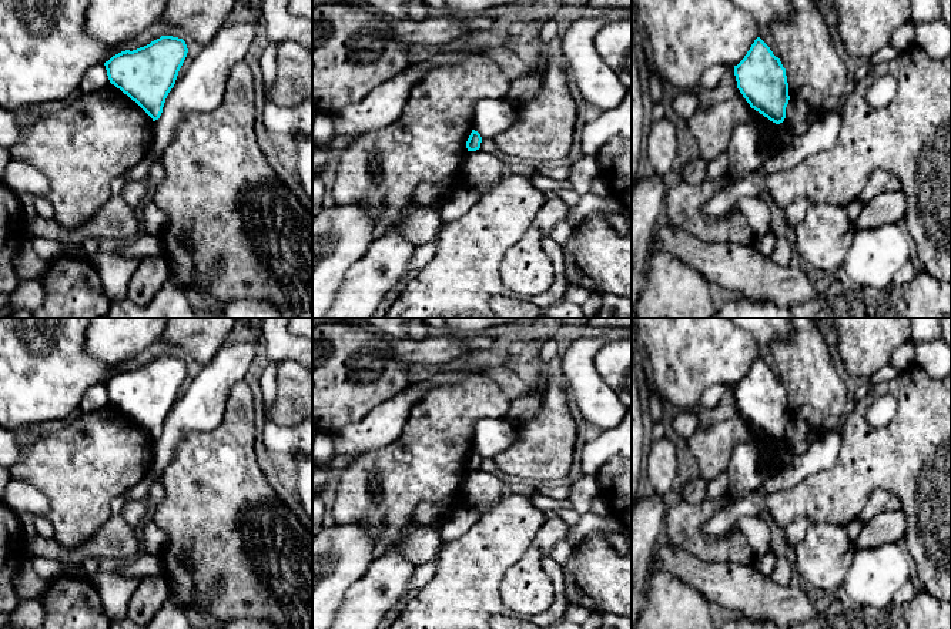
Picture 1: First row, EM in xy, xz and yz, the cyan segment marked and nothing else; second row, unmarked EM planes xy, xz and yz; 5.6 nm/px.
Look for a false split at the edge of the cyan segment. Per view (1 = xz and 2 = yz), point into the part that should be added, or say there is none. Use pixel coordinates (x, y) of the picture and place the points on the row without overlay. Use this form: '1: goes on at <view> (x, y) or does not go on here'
1: does not go on here
2: does not go on here

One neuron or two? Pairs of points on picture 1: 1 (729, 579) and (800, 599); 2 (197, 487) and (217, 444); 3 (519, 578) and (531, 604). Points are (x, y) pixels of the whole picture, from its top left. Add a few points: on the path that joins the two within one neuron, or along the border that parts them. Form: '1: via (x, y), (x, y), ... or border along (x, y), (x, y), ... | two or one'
1: via (746, 591), (762, 599), (783, 599) | one
2: via (207, 477), (217, 467), (217, 454) | one
3: via (523, 584), (531, 598) | one

